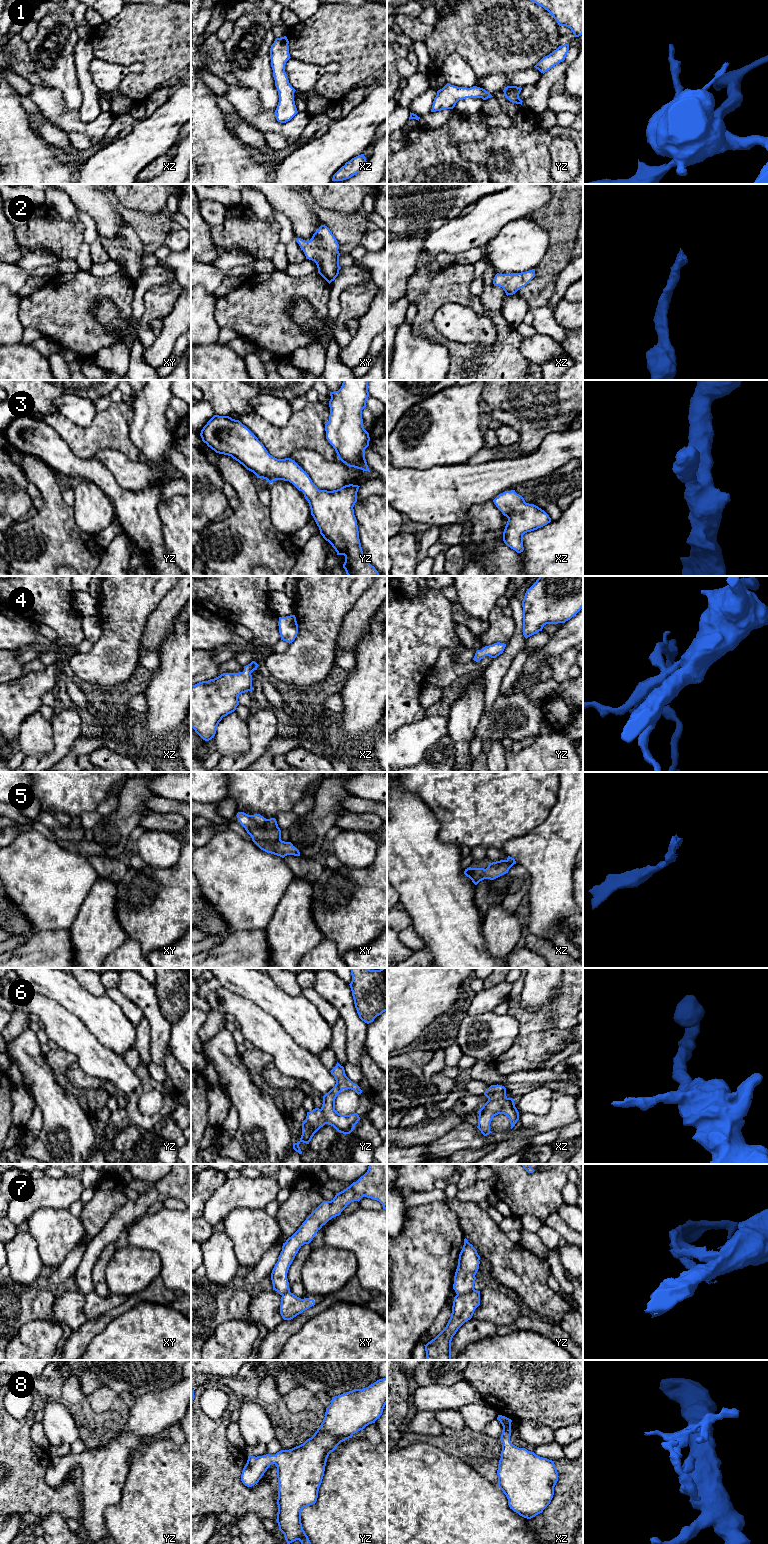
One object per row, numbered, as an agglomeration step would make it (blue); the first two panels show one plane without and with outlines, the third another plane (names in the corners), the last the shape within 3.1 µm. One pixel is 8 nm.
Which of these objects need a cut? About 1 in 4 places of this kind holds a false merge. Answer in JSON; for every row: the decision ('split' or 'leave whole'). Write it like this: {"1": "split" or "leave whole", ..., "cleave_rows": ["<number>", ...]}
{"1": "leave whole", "2": "leave whole", "3": "leave whole", "4": "leave whole", "5": "leave whole", "6": "leave whole", "7": "split", "8": "leave whole", "cleave_rows": ["7"]}

